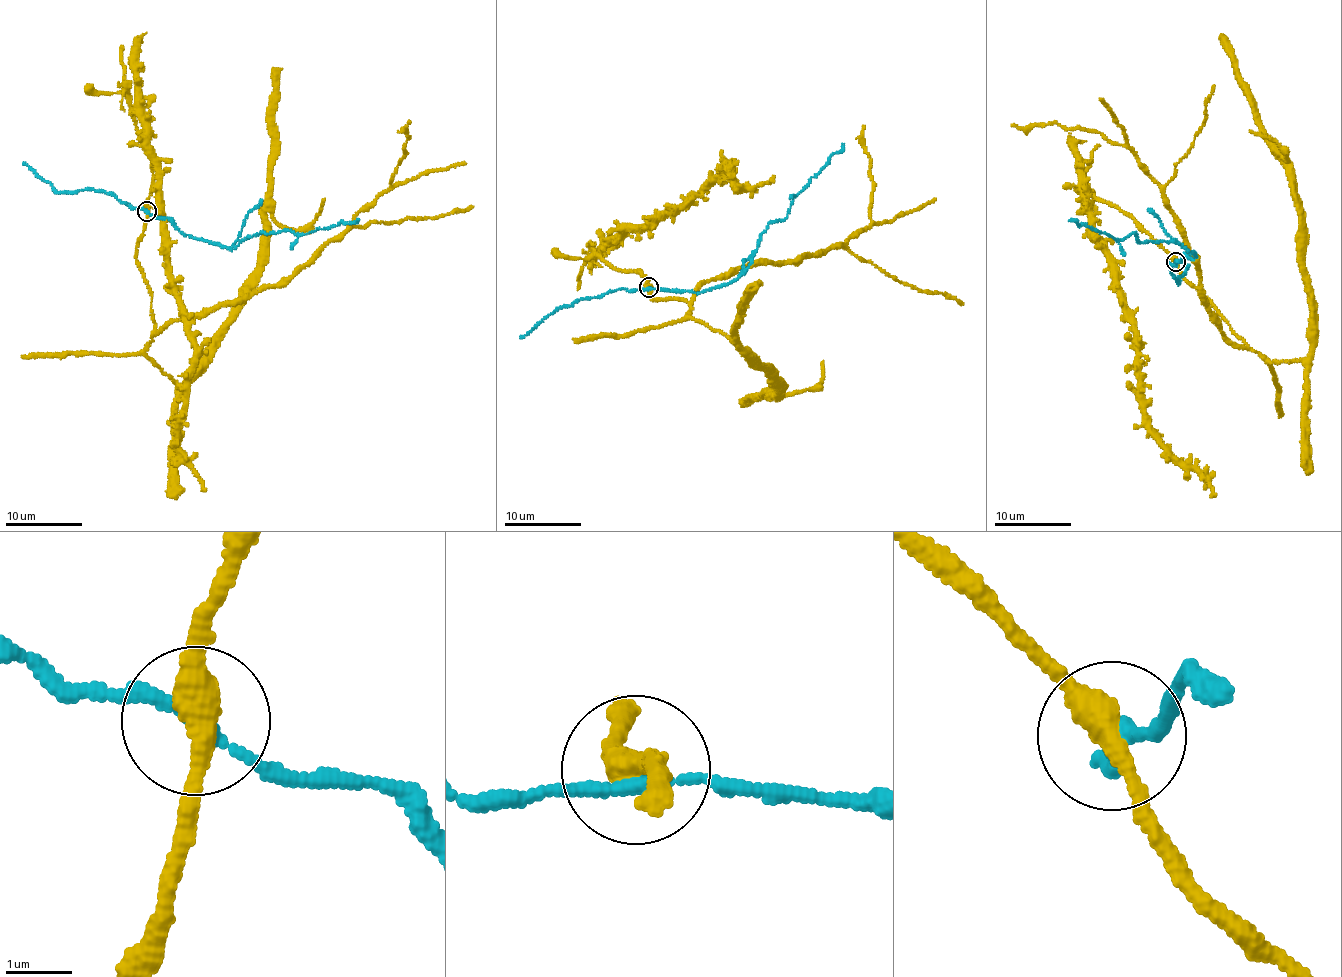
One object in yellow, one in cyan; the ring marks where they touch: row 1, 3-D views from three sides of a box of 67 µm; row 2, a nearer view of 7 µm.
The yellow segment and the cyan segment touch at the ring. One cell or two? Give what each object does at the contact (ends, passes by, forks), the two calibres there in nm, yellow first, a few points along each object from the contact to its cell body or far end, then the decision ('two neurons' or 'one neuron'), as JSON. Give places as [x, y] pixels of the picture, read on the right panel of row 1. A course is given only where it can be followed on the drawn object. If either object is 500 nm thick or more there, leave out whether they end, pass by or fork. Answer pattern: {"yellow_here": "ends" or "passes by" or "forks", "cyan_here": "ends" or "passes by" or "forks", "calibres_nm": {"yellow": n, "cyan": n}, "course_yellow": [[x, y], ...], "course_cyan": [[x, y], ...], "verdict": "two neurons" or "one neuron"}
{"yellow_here": "passes by", "cyan_here": "passes by", "calibres_nm": {"yellow": 360, "cyan": 200}, "course_yellow": [[1176, 261], [1142, 225], [1079, 186], [1134, 332], [1148, 428], [1206, 479], [1210, 496]], "course_cyan": [[1176, 261], [1183, 253], [1194, 258], [1196, 255], [1177, 242], [1138, 242], [1134, 233], [1114, 239], [1069, 220]], "verdict": "two neurons"}

